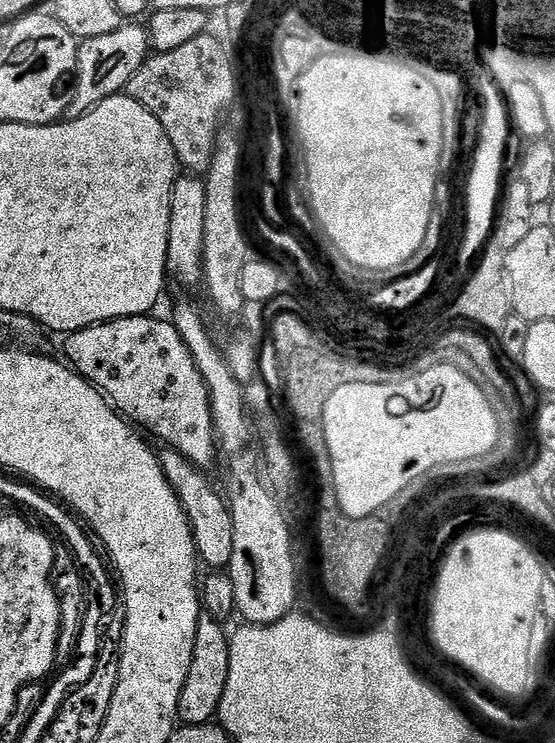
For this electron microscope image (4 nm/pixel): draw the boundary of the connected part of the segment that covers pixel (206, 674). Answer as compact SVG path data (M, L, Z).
M201 615L194 638L190 670L186 674L186 682L182 686L182 694L176 707L176 720L181 725L210 724L217 719L222 694L226 694L226 678L230 678L229 639L229 633L224 633L223 626L214 617Z

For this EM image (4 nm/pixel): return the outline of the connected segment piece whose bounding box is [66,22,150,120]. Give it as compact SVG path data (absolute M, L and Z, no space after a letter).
M124 22L111 34L98 34L98 38L83 41L79 49L74 91L71 93L66 113L69 120L82 118L82 114L86 114L106 98L123 93L127 89L130 78L134 78L134 74L138 74L140 67L148 61L148 29L140 22Z

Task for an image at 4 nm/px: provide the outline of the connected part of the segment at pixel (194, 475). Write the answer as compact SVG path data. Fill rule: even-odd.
M169 448L163 451L159 453L160 465L191 523L199 561L210 570L227 569L230 557L234 554L233 518L229 503L221 493L218 494L203 469L197 468L177 451Z

